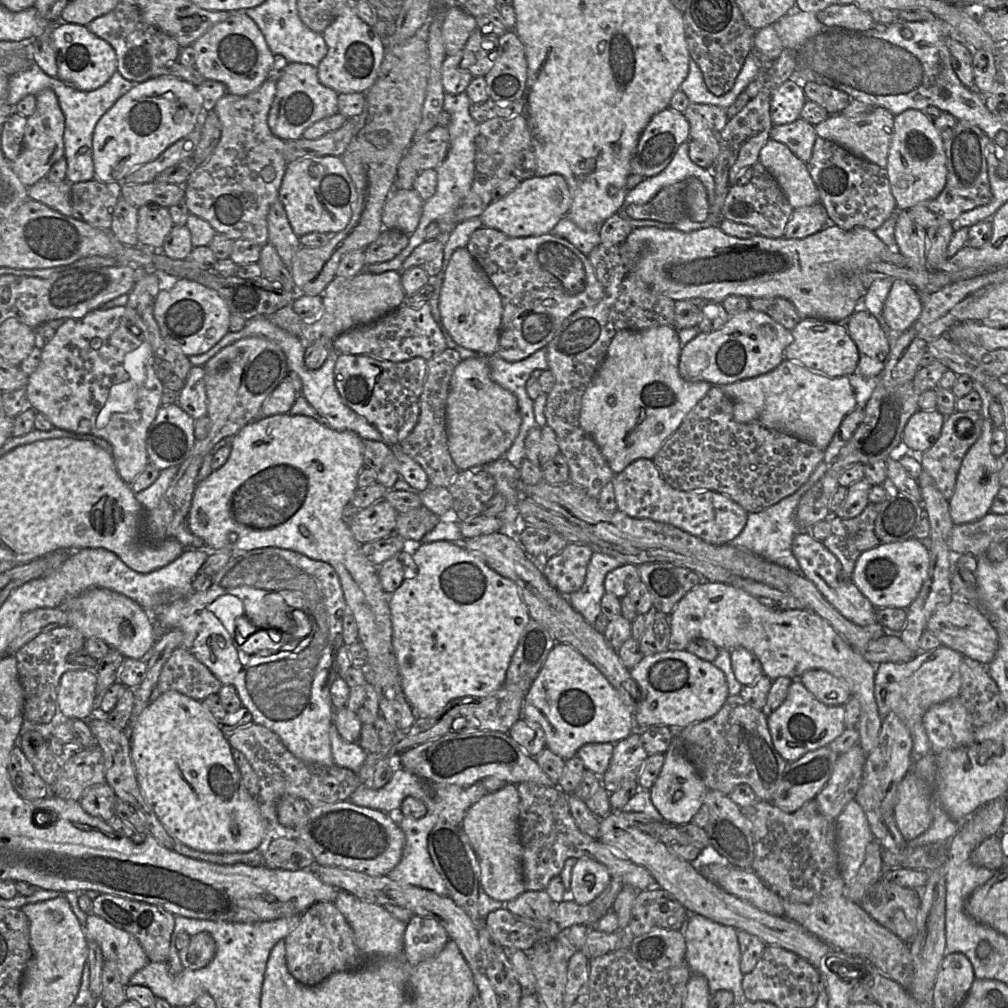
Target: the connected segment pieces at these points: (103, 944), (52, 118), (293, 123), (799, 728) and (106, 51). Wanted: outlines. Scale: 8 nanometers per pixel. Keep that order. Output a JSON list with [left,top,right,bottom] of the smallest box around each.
[[85,914,149,986],[11,88,65,187],[268,63,339,141],[767,679,845,762],[53,21,117,91]]

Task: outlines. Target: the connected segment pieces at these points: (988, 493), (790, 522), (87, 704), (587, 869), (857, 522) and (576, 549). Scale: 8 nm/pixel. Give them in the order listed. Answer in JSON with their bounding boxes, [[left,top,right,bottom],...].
[[949,419,1001,525],[724,461,829,575],[58,671,95,724],[566,857,611,905],[822,502,882,579],[541,543,593,596]]

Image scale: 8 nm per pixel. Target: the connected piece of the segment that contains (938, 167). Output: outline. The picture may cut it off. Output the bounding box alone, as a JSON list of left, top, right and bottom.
[886,109,947,210]

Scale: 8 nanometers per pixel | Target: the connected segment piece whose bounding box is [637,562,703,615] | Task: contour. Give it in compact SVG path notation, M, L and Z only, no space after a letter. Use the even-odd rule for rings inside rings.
M644 563L637 567L640 580L651 595L653 611L666 615L670 615L681 598L703 581L695 571L671 563Z

